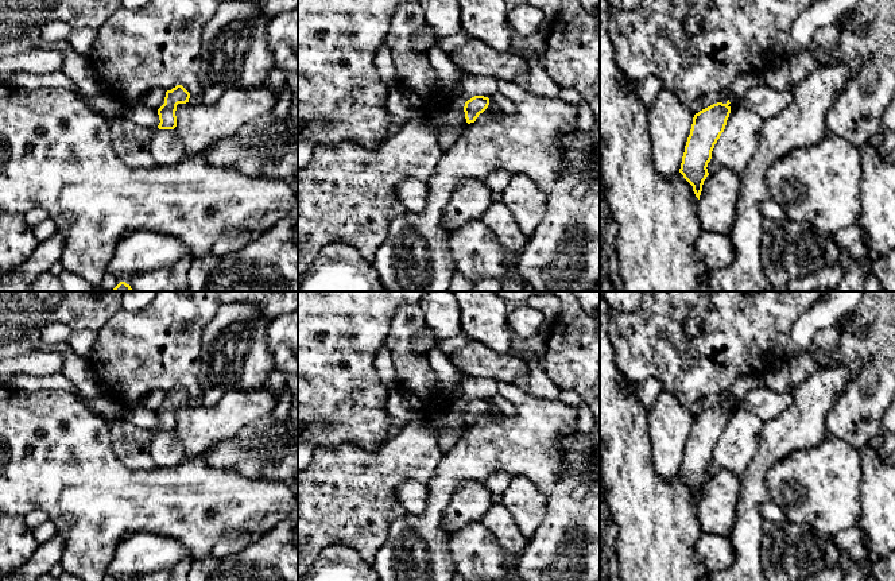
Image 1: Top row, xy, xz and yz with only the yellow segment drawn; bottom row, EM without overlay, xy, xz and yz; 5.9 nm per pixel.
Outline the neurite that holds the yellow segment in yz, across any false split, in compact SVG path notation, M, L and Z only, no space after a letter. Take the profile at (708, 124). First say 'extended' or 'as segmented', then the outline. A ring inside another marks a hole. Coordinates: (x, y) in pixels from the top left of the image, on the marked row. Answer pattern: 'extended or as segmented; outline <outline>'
as segmented; outline M729 100L725 104L713 104L693 117L679 173L693 186L693 191L698 200L704 181L709 175L706 167L712 159L712 151L724 132L731 113L729 104Z

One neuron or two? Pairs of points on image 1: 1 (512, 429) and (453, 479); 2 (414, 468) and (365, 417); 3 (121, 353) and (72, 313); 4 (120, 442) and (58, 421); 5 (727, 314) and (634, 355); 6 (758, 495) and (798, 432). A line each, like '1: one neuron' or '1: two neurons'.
1: one neuron
2: two neurons
3: two neurons
4: two neurons
5: one neuron
6: one neuron

